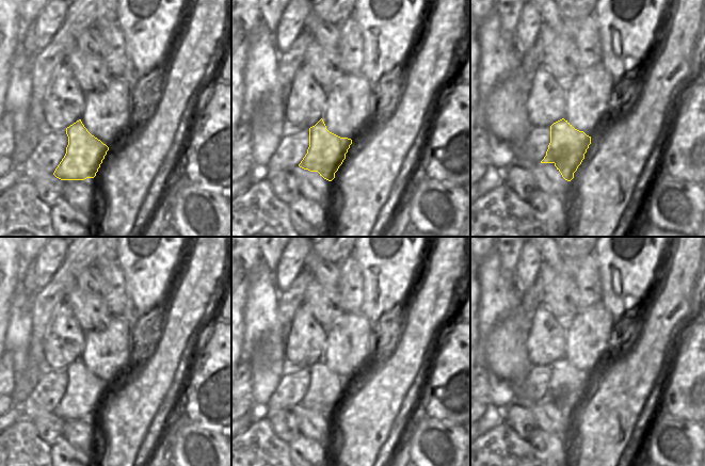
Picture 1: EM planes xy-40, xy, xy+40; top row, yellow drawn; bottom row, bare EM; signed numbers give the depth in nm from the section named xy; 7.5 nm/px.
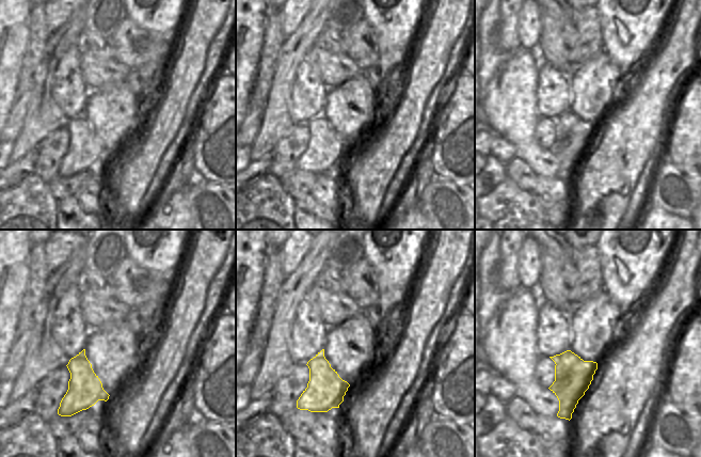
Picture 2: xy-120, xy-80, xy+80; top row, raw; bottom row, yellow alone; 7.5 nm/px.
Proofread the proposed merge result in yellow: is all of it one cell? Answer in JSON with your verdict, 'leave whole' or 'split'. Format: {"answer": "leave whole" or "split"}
{"answer": "split"}

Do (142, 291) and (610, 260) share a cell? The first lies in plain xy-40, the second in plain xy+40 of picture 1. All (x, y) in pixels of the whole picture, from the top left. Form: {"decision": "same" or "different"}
{"decision": "same"}

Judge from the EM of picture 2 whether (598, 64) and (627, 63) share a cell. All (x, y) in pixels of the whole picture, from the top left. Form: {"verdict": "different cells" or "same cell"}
{"verdict": "different cells"}

